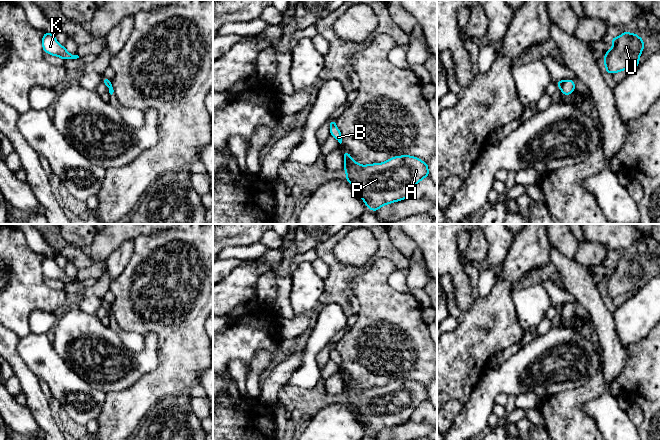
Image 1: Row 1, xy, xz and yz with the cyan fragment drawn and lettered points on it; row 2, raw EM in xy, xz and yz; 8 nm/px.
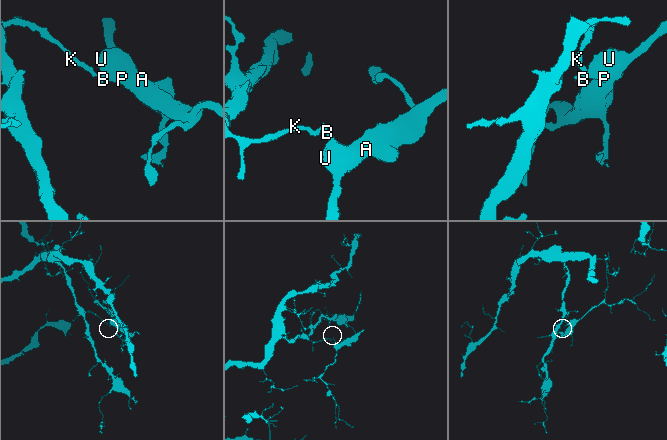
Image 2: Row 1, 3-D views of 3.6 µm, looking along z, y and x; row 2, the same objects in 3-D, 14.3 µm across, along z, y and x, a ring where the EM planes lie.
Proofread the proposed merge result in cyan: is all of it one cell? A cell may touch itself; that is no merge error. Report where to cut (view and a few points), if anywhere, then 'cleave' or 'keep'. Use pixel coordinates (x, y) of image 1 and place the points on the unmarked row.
cut yz (564, 305), (560, 312); cleave

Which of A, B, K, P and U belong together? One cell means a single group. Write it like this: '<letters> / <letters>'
A B P U / K

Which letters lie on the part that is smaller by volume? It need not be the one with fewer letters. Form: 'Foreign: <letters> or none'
Foreign: A, B, P, U

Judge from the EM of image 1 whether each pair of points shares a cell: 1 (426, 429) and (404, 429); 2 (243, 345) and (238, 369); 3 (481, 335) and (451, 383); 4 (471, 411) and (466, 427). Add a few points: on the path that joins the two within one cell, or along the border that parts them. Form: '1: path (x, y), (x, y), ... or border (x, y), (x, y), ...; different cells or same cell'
1: path (421, 429), (409, 429); same cell
2: border (234, 359), (228, 364), (228, 372), (238, 384); different cells
3: path (469, 347), (457, 359), (451, 367), (451, 371); same cell
4: path (471, 415), (471, 420), (468, 423); same cell

